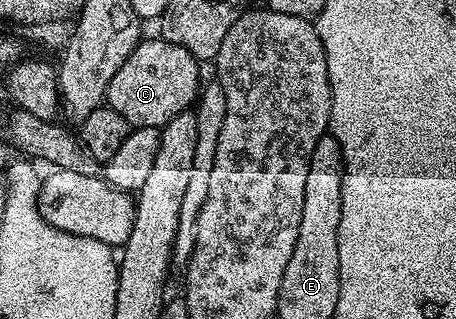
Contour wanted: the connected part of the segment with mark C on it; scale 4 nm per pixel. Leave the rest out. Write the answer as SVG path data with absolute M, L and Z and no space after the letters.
M161 37L143 38L132 49L132 53L128 53L128 61L124 61L124 65L120 65L120 69L116 69L116 77L112 77L106 90L105 106L116 109L116 113L120 113L120 117L124 117L124 121L128 121L131 128L157 127L160 129L181 111L195 106L200 94L198 67L200 67L199 59L192 53L188 53L188 49L184 49L180 45L172 45Z

